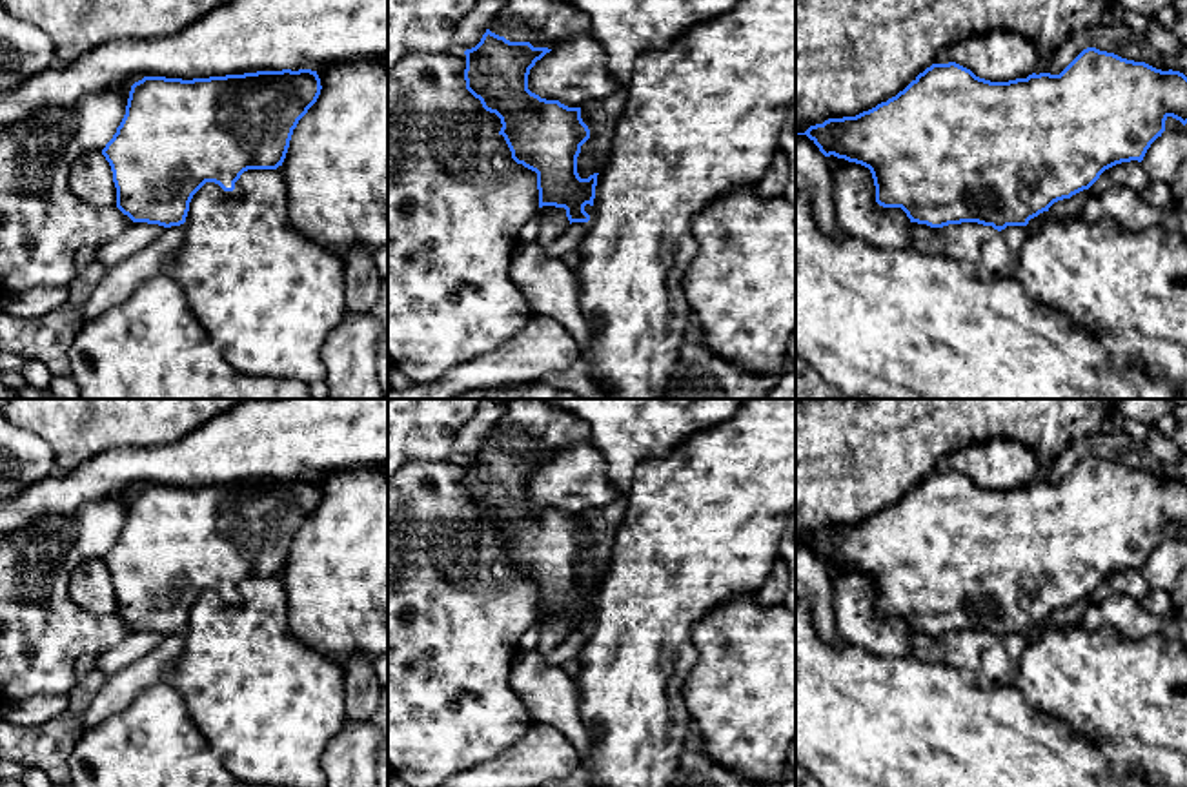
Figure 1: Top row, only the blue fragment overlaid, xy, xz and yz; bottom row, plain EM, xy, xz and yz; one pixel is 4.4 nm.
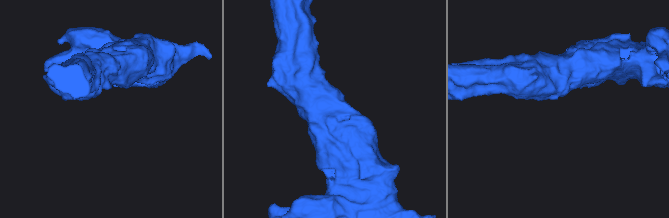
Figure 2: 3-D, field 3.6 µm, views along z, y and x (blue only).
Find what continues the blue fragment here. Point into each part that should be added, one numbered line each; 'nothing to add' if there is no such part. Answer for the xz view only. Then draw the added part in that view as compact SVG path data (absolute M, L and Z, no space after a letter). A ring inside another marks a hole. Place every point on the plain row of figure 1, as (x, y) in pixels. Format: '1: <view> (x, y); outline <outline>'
nothing to add

